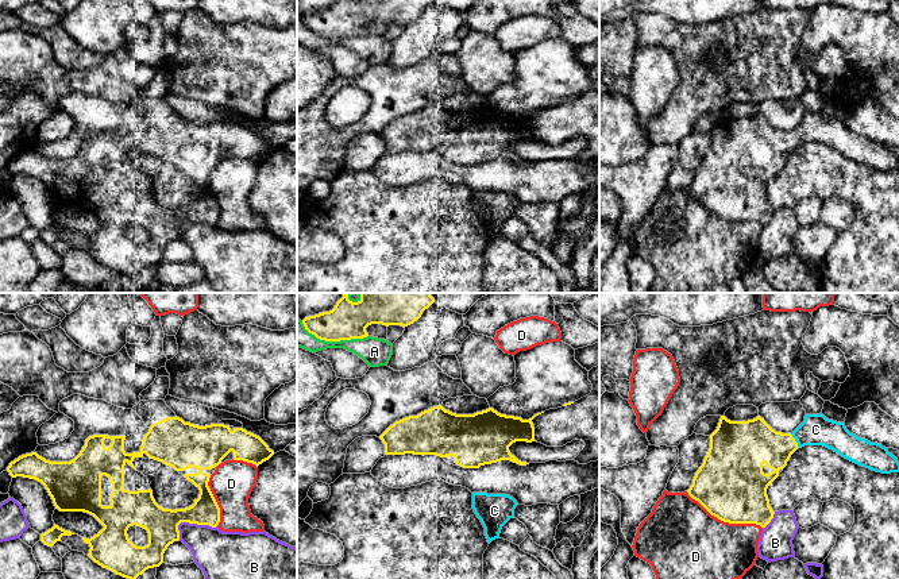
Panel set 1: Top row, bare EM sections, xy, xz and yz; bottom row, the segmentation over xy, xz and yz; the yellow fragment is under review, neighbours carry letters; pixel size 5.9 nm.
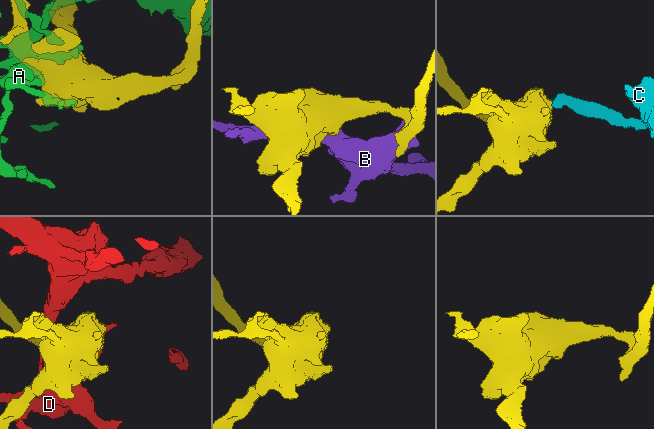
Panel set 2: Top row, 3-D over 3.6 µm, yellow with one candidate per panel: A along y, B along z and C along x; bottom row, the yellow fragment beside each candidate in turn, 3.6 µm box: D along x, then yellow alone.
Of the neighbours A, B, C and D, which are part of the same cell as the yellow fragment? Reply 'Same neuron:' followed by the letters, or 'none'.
Same neuron: C

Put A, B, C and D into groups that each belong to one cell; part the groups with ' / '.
A / B / C / D

